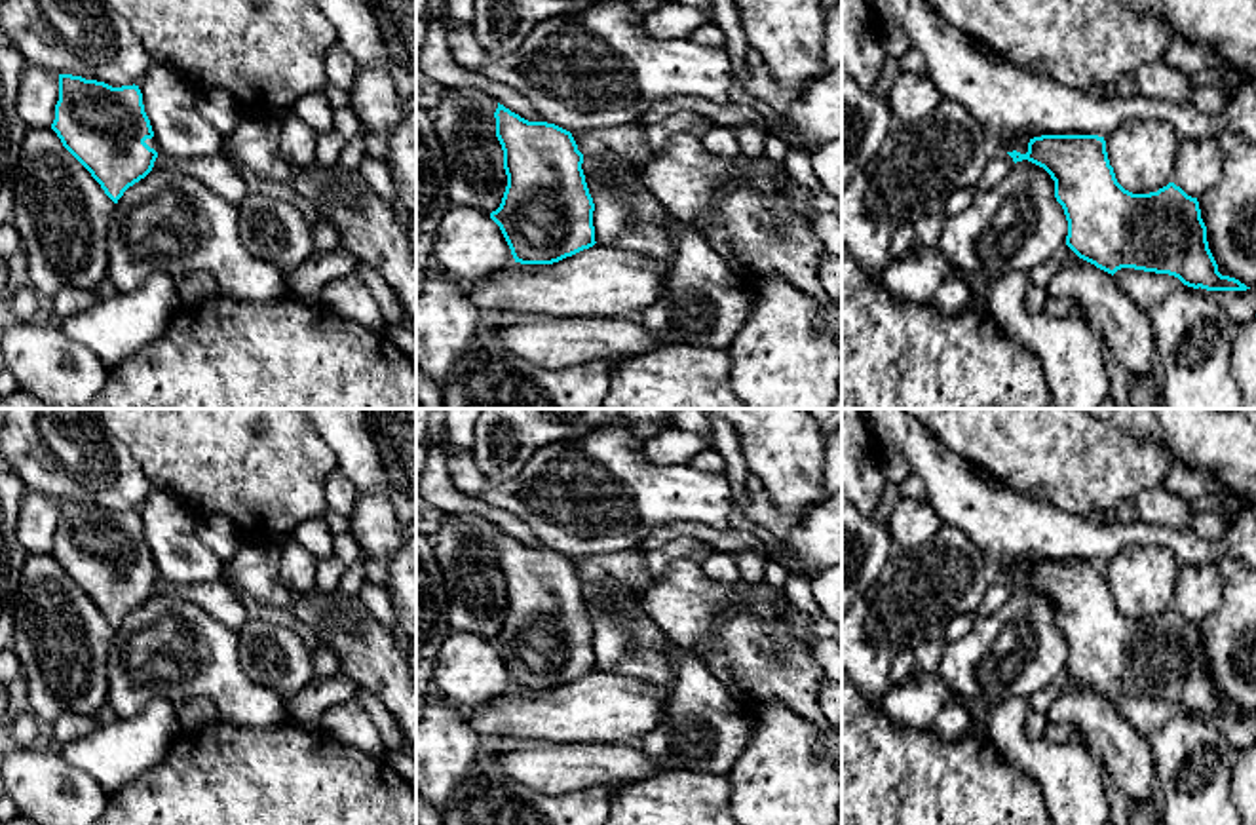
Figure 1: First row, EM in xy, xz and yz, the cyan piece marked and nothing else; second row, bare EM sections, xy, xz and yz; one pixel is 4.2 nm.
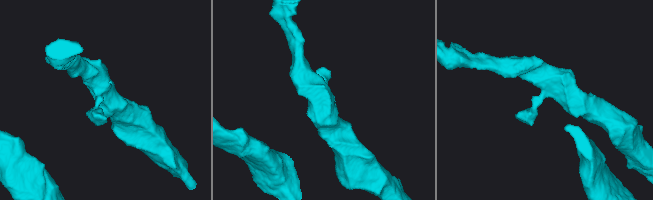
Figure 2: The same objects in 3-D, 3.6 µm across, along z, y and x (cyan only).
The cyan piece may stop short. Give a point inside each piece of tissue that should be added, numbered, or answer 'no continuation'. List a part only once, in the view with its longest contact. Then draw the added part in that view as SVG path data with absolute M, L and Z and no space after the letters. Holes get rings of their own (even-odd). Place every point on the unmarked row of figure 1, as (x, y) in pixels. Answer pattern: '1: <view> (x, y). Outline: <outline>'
1: yz (1021, 573). Outline: M1030 566L1001 568L1001 570L998 570L996 574L998 574L998 576L1003 576L1003 578L1013 578L1013 576L1017 576L1017 578L1020 578L1020 580L1026 580L1026 578L1028 578L1028 568L1030 568Z

